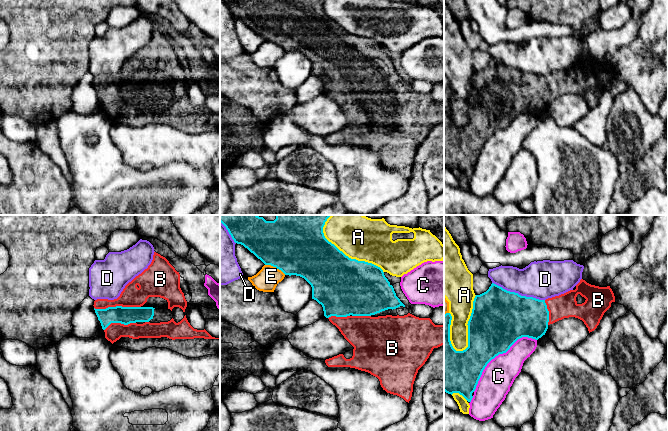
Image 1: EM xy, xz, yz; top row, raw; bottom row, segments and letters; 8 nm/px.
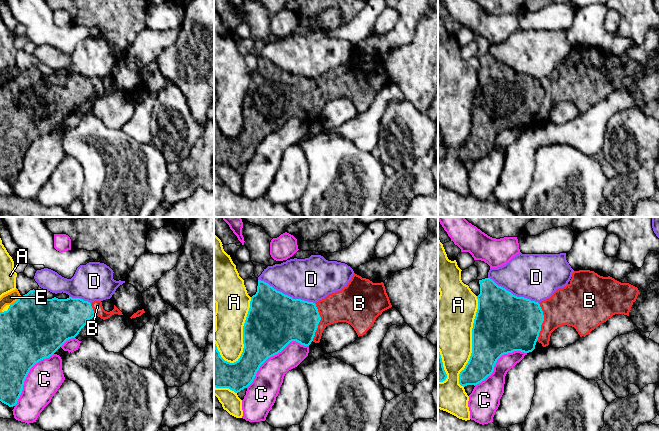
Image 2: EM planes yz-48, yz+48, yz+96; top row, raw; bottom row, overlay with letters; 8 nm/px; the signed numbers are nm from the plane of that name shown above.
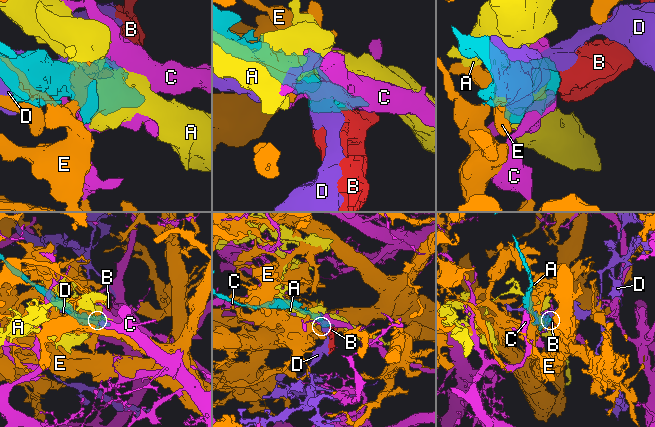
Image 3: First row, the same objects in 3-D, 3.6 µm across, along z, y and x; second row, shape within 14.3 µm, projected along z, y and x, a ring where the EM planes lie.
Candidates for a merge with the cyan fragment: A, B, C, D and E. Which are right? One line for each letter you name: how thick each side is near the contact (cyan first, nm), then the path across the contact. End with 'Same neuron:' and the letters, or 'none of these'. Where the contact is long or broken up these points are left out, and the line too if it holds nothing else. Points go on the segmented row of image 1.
B: 140/170 nm
Same neuron: B

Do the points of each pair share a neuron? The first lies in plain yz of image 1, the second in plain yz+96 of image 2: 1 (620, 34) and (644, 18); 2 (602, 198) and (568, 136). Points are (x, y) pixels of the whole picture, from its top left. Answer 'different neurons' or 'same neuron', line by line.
1: same neuron
2: different neurons

